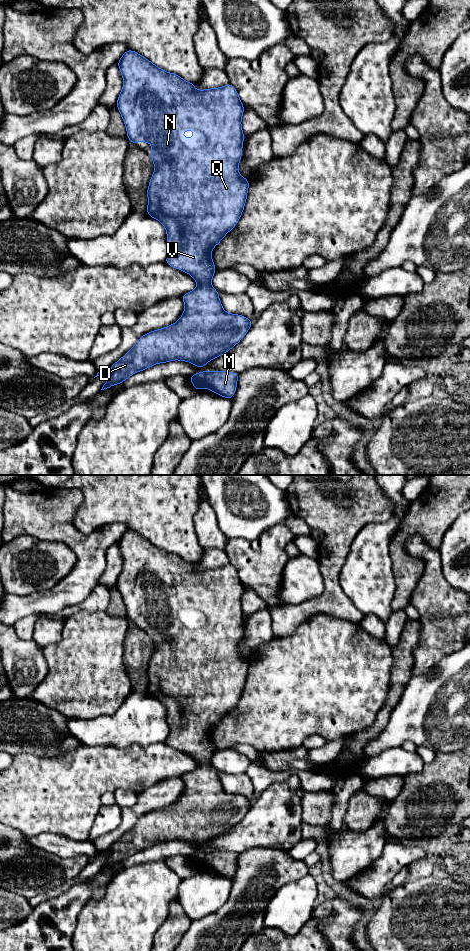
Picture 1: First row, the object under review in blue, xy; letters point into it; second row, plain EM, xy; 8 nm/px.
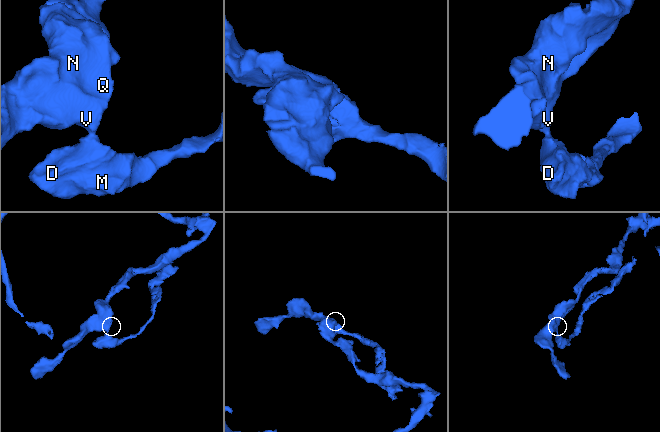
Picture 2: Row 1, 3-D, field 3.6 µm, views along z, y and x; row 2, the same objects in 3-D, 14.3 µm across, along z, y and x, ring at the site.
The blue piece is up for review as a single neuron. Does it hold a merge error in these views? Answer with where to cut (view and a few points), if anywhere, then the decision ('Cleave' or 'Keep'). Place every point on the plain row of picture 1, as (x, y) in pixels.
Split along xy (198, 764), (209, 765). Cleave

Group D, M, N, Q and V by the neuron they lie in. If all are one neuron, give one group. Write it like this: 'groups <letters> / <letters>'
groups D M / N Q V

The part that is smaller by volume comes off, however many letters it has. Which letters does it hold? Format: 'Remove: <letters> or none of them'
Remove: D, M

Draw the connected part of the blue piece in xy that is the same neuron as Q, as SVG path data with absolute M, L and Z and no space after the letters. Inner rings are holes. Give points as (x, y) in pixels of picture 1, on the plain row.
M130 529L123 534L117 544L124 559L123 568L117 580L117 588L125 603L128 619L133 624L136 622L149 622L152 625L150 634L155 646L155 652L151 656L147 670L148 687L146 693L150 697L159 700L166 709L167 723L169 725L170 732L165 740L165 743L191 755L198 765L209 766L213 755L216 752L214 742L211 737L211 731L217 724L220 723L224 716L235 707L240 699L246 683L247 672L250 665L248 659L243 658L238 652L244 620L244 614L241 607L244 586L238 576L237 570L231 564L227 564L220 568L195 570L194 563L183 560L177 554L162 550L145 537ZM186 610L193 610L195 612L195 616L193 618L183 619L182 613Z

